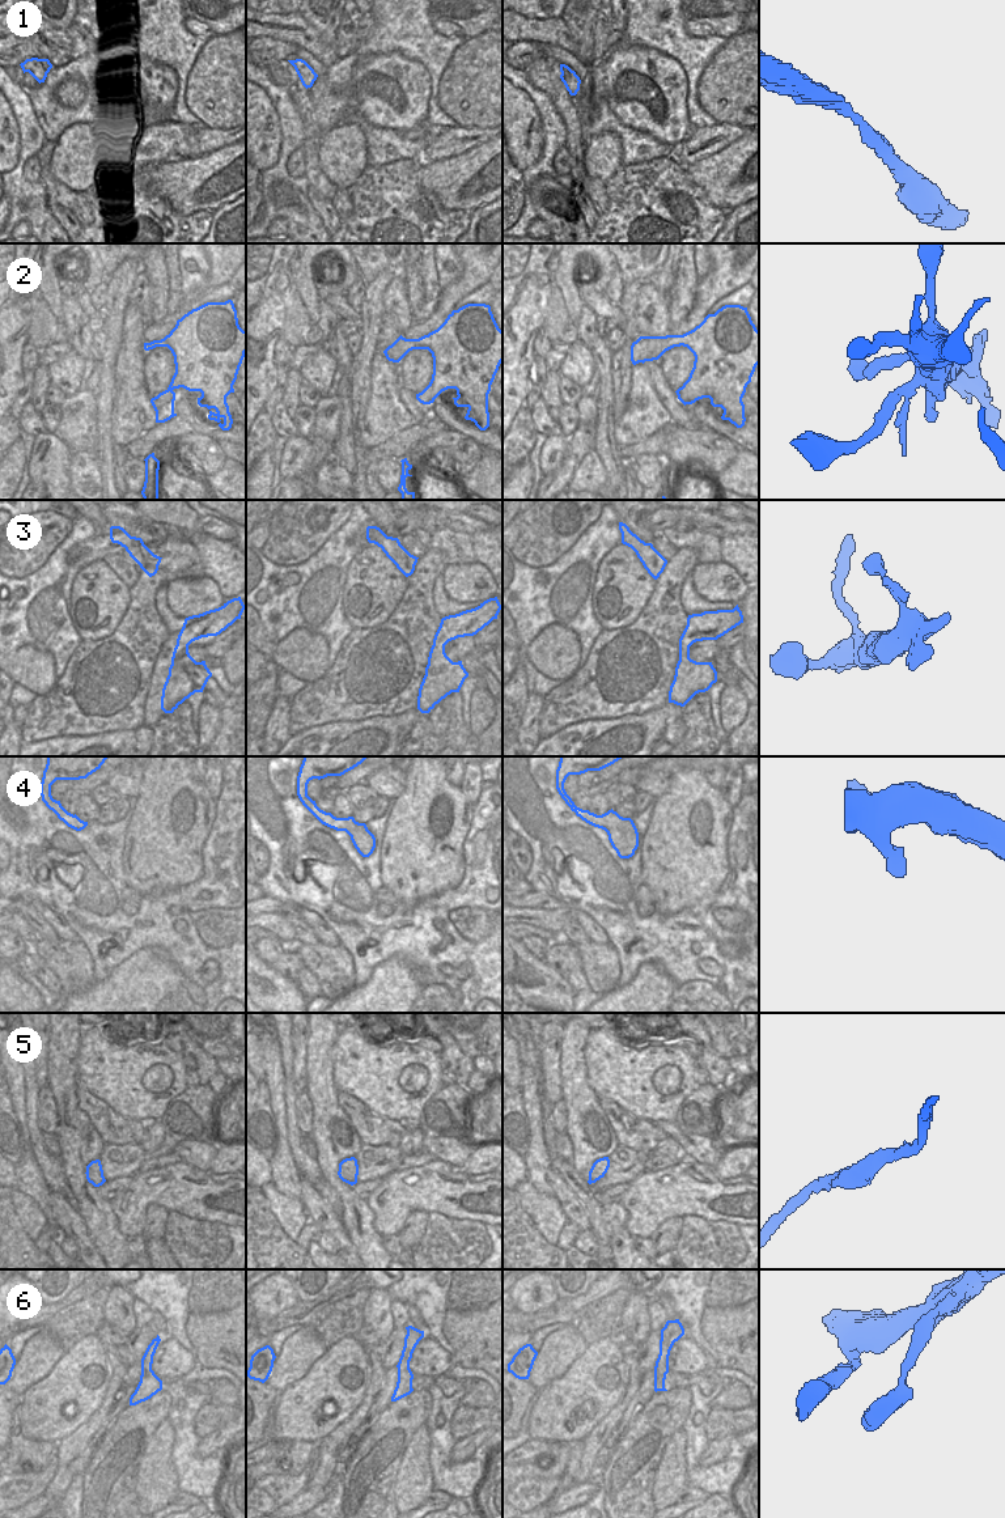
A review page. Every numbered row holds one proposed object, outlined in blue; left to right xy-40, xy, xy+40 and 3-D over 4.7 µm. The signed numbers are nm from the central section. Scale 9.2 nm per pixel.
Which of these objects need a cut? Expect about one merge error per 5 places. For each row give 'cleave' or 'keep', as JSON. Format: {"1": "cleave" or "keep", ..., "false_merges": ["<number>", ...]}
{"1": "keep", "2": "keep", "3": "keep", "4": "keep", "5": "keep", "6": "keep", "false_merges": []}

